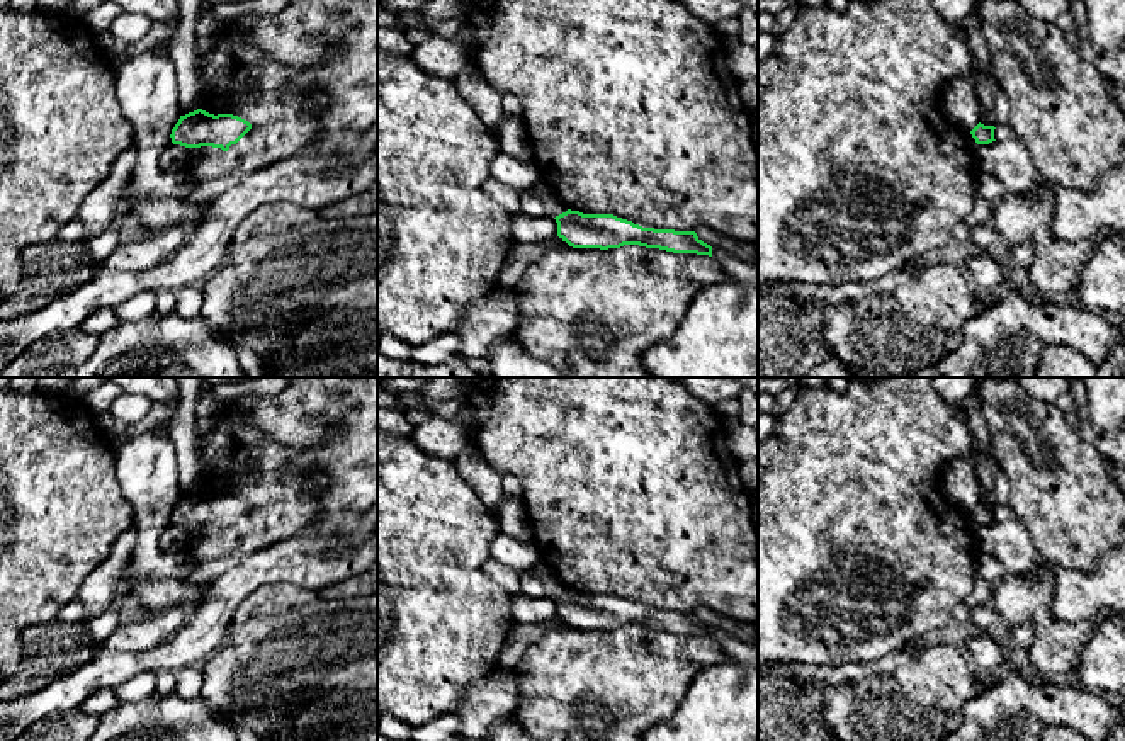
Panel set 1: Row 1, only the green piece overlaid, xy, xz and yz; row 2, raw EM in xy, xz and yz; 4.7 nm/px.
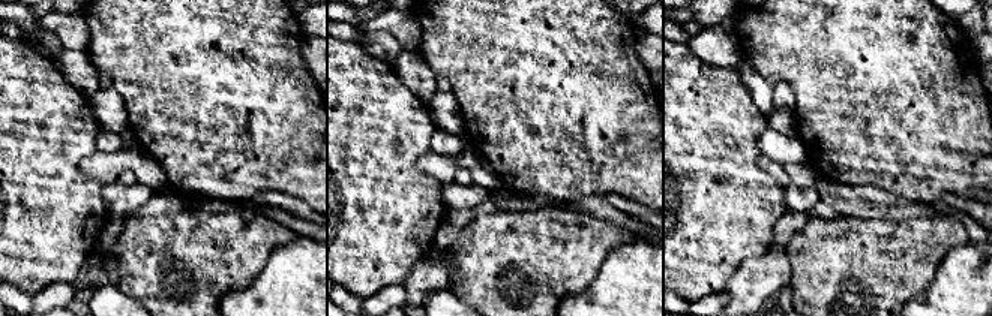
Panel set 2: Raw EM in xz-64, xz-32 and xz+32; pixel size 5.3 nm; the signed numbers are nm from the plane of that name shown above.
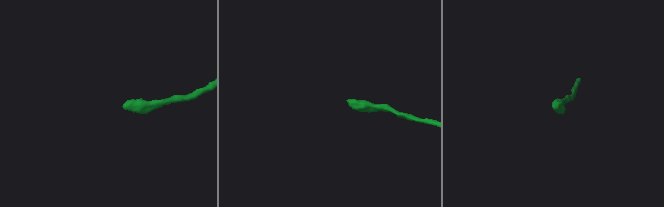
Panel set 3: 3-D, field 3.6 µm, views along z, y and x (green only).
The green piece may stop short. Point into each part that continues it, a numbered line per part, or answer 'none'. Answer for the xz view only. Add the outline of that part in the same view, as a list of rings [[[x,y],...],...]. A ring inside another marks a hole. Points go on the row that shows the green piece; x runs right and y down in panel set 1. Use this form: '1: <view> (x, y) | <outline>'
none

